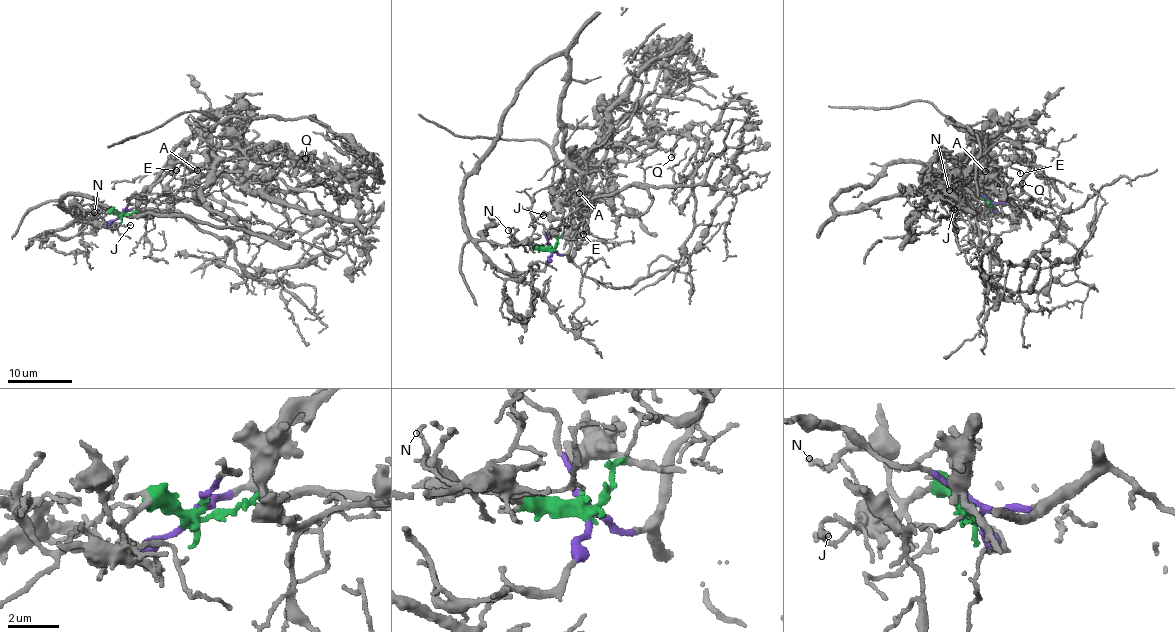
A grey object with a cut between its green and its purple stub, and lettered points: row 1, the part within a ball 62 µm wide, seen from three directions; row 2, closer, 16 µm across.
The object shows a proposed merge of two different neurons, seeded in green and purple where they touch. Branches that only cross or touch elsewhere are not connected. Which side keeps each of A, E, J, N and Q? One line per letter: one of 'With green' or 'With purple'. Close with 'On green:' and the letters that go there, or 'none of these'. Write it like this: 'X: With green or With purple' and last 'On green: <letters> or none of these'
A: With green
E: With purple
J: With green
N: With green
Q: With green
On green: A, J, N, Q

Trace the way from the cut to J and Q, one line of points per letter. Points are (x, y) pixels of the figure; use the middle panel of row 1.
J: (551, 249), (533, 247), (530, 243), (534, 221), (544, 214)
Q: (551, 249), (561, 202), (575, 184), (572, 170), (627, 162), (661, 136), (678, 133), (672, 158)

